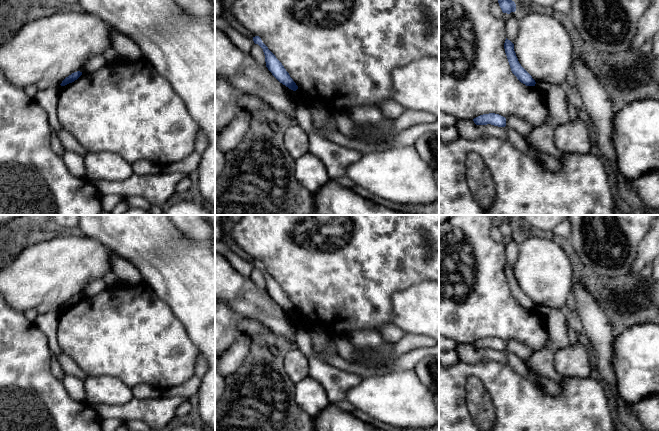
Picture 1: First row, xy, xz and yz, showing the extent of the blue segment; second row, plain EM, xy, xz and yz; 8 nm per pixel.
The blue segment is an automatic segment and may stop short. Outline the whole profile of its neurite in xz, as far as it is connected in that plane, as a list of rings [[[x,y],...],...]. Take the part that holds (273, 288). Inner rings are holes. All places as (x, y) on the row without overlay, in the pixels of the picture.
[[[259,260],[253,261],[255,268],[258,268],[264,276],[266,291],[272,297],[272,299],[283,309],[289,313],[296,315],[298,310],[290,301],[282,287],[276,282],[276,280],[268,273],[268,271],[262,266]]]

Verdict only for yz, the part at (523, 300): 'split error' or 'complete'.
complete

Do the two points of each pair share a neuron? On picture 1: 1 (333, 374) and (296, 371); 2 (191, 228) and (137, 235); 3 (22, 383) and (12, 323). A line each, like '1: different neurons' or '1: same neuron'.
1: different neurons
2: different neurons
3: same neuron

